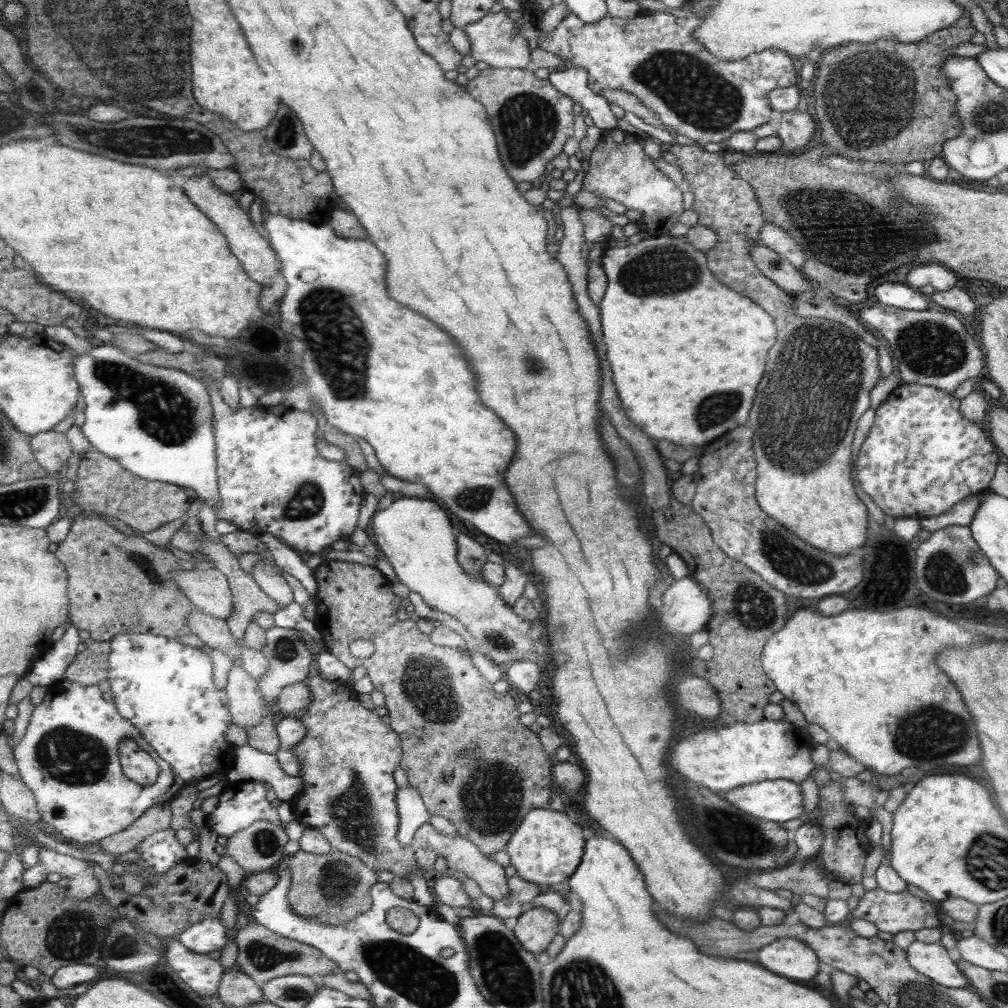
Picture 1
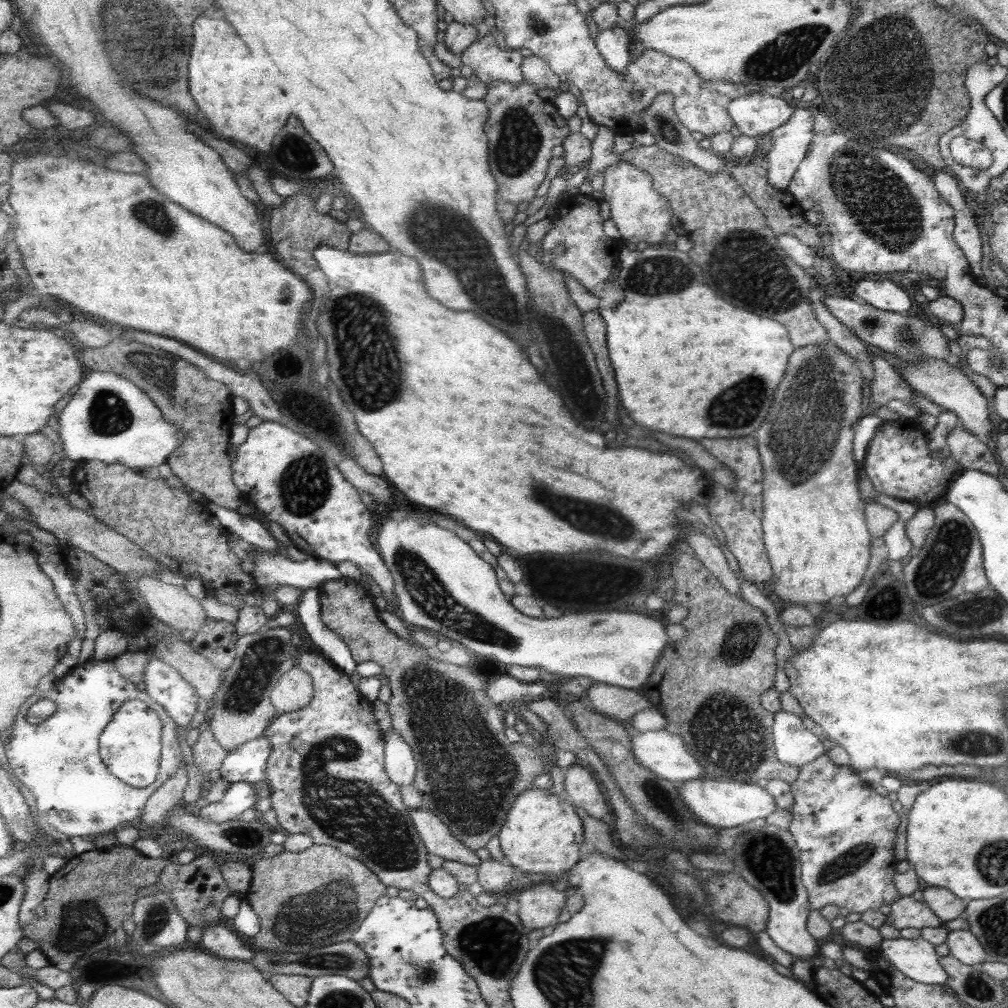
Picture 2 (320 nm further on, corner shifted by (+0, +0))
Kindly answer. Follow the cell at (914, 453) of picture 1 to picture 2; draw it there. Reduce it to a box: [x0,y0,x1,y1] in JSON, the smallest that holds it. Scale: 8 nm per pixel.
[860,418,963,508]

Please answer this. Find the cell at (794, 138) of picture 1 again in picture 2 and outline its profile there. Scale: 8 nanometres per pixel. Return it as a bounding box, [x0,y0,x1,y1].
[761,109,814,190]

